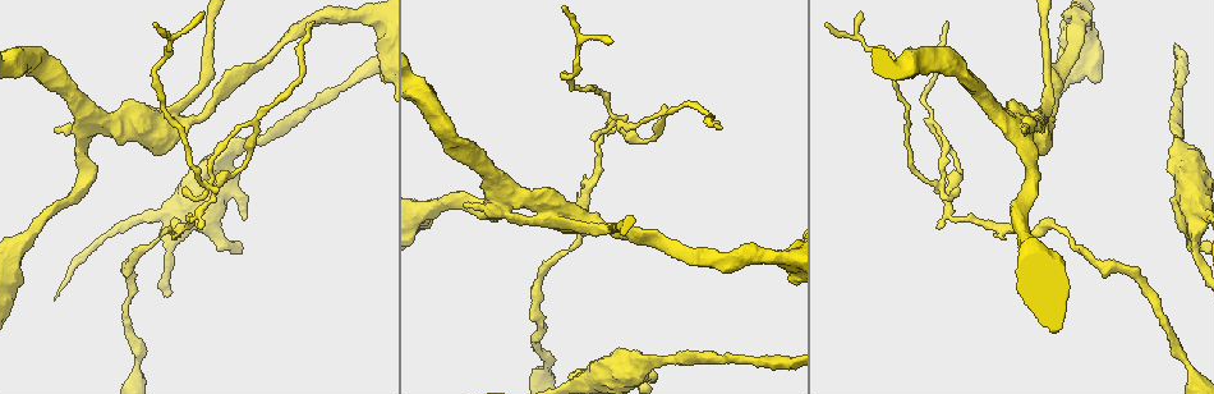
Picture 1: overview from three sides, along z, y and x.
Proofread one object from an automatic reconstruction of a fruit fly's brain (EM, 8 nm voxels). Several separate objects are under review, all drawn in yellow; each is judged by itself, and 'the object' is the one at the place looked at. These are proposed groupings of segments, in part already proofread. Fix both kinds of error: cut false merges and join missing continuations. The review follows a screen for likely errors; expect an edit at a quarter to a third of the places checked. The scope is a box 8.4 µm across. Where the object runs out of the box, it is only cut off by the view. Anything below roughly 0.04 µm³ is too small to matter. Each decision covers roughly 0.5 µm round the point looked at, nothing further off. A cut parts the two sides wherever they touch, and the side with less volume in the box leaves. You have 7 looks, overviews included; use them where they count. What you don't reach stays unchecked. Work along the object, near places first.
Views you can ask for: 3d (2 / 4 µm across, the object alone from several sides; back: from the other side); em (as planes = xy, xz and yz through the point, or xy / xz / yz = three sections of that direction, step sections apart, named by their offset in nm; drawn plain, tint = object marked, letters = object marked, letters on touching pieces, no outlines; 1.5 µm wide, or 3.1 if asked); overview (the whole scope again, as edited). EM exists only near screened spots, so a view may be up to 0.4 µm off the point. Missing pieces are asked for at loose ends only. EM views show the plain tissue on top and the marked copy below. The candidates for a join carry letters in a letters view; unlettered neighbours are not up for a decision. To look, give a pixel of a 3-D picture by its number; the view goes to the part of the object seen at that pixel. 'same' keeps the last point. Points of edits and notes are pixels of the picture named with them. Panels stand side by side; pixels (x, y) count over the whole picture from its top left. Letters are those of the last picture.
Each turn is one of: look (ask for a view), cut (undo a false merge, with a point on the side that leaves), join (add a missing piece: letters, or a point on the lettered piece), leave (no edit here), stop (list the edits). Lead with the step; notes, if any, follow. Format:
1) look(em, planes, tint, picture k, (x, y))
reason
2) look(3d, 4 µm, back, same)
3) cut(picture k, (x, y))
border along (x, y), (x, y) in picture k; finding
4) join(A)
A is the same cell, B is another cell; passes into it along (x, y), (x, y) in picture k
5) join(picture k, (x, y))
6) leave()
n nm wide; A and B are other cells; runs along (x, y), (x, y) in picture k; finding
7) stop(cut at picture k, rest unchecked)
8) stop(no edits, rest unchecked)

look(3d, 4 µm, picture 1, (1016, 126))
a fork

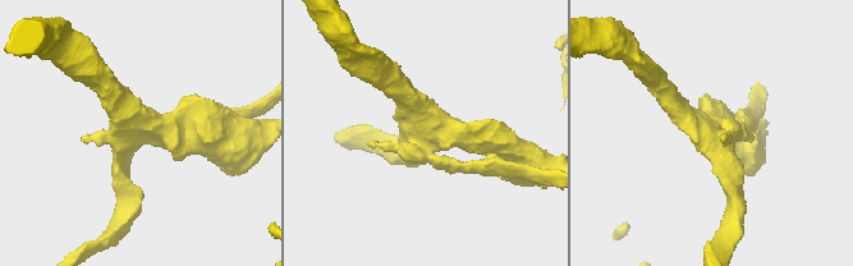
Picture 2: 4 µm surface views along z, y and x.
look(em, yz, step 4, tint, picture 2, (716, 138))
need the tissue

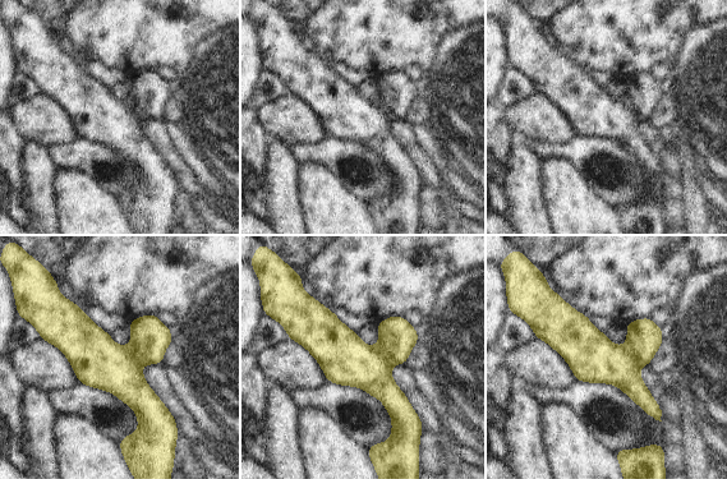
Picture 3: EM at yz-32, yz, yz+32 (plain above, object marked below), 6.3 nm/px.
look(em, planes, letters, same)

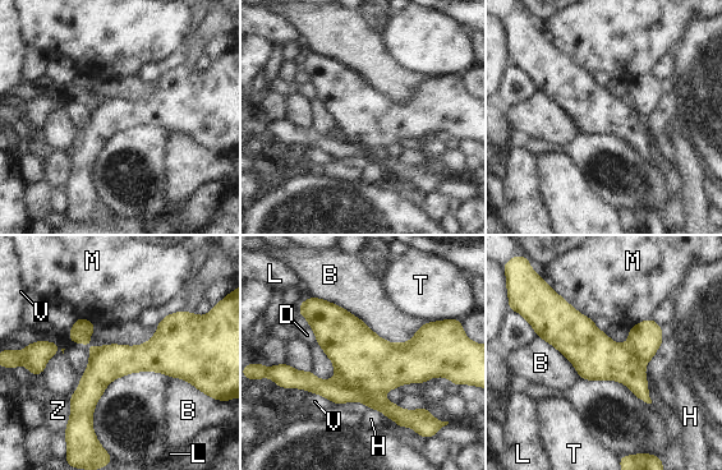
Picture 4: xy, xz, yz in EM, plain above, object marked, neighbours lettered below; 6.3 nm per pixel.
cut(picture 4, (336, 391))
B, D, H, L, M, T, V and Z are other cells; the part that leaves runs along (299, 374), (399, 415), (424, 413) in picture 4; two neurons meet here

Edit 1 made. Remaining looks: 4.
look(overview)

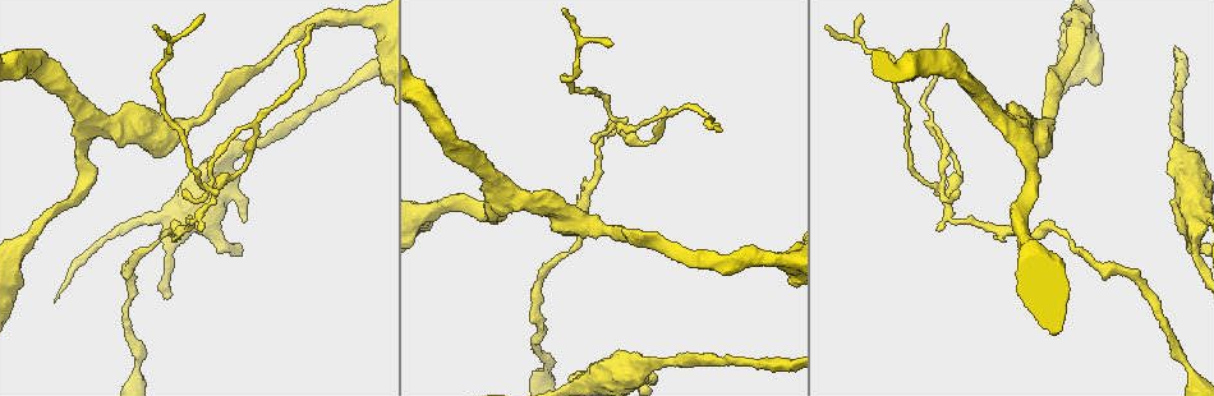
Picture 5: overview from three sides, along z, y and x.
look(em, xy, step 4, tint, picture 5, (311, 24))

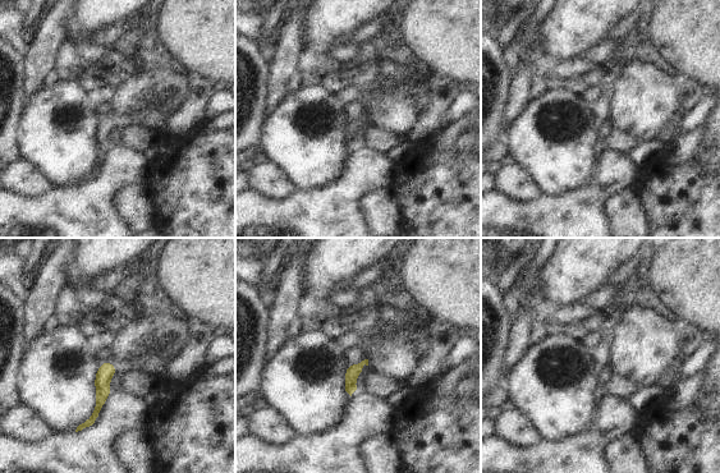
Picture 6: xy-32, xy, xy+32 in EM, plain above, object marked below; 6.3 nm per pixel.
look(em, planes, letters, same)

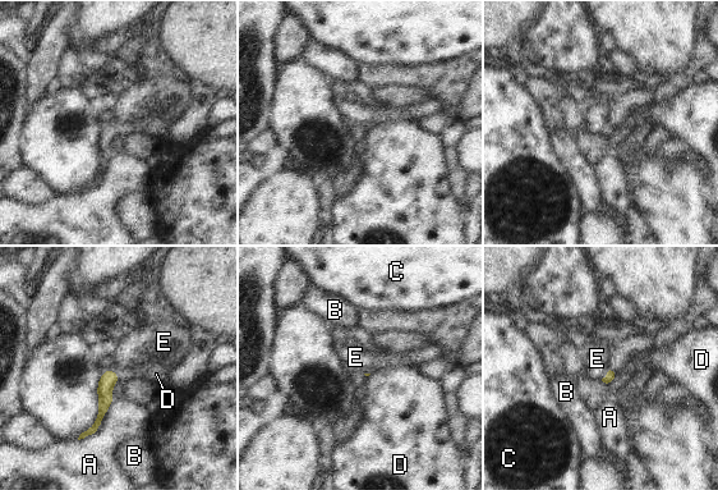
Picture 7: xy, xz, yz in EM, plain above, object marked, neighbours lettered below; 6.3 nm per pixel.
leave()
A, B, C, D and E are other cells; runs along (113, 374), (96, 425) in picture 7; none of them fits

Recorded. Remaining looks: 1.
look(em, planes, letters, picture 5, (203, 14))

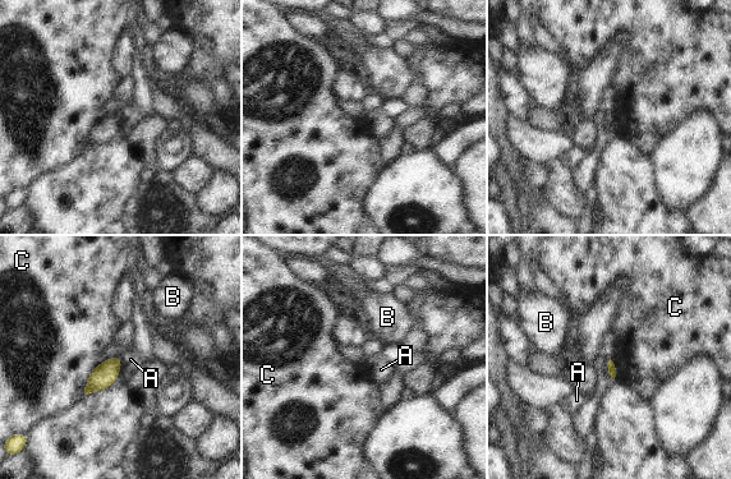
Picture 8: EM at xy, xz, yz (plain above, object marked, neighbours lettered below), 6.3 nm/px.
leave()
C touches over 220 nm; A, B and C are other cells; no lettered piece goes on from it

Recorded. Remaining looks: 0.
stop(cut at picture 4, rest unchecked)

